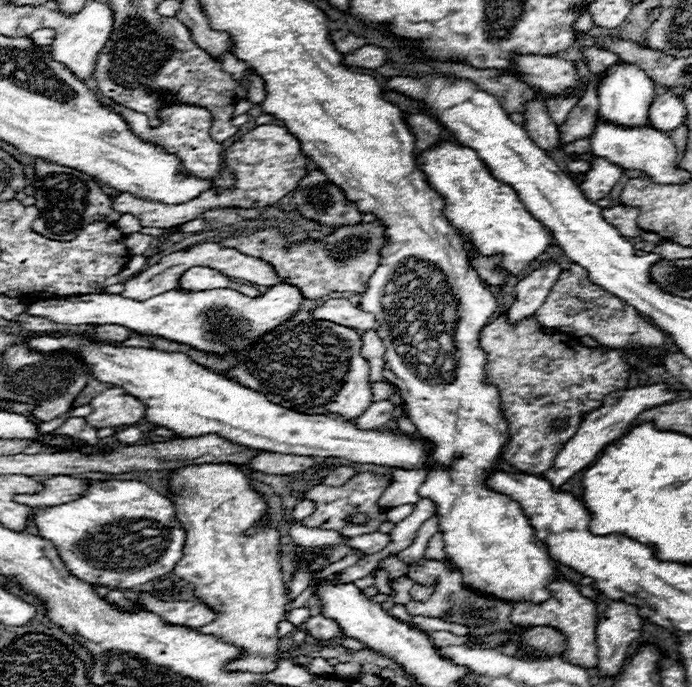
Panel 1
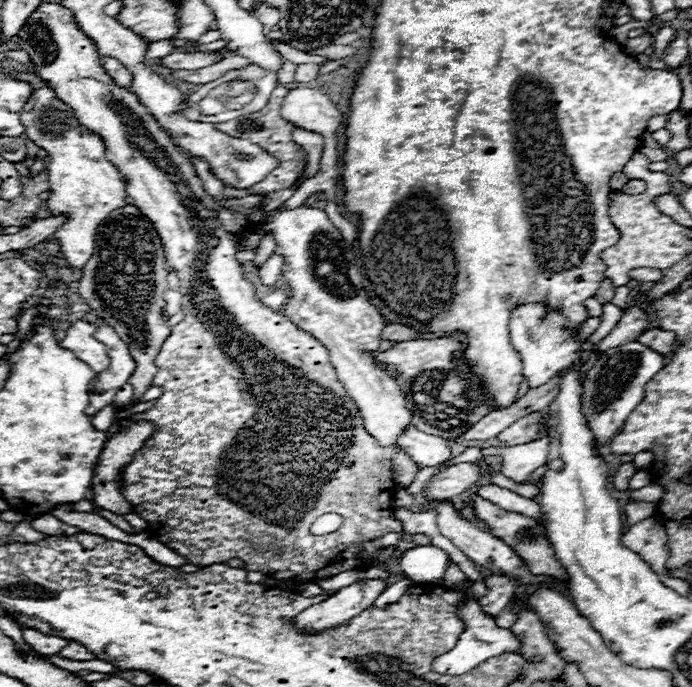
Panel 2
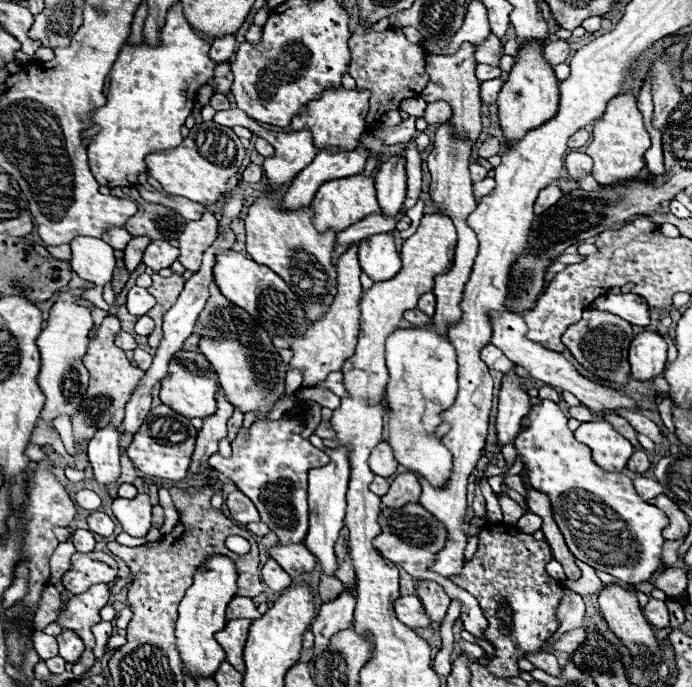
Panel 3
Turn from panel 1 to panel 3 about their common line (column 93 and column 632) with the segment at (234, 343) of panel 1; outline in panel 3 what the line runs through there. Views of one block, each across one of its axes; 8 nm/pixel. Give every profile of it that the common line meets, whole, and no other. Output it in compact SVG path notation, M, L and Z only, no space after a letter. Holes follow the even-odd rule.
M604 294L592 302L592 308L612 312L636 326L650 324L650 308L646 300L636 294Z

